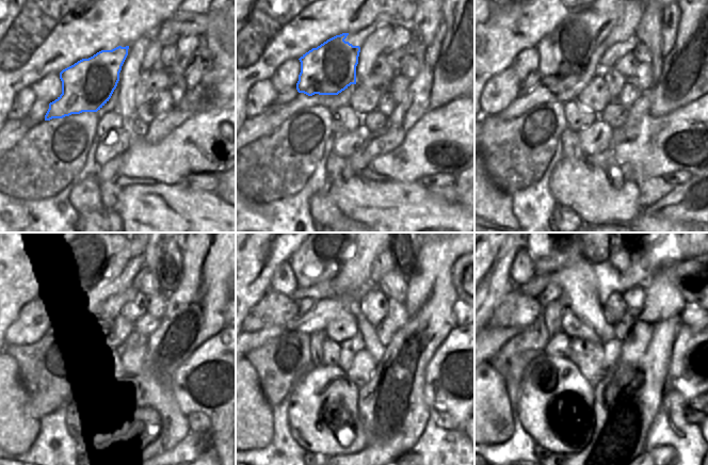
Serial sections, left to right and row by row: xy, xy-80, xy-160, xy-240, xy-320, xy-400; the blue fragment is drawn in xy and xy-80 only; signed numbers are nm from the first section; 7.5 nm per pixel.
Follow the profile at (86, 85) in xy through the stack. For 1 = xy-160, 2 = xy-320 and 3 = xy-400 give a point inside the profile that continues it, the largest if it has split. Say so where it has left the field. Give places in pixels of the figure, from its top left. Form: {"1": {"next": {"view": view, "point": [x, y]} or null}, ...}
{"1": {"next": {"view": "xy-160", "point": [565, 51]}}, "2": {"next": {"view": "xy-320", "point": [322, 255]}}, "3": {"next": {"view": "xy-400", "point": [549, 254]}}}

